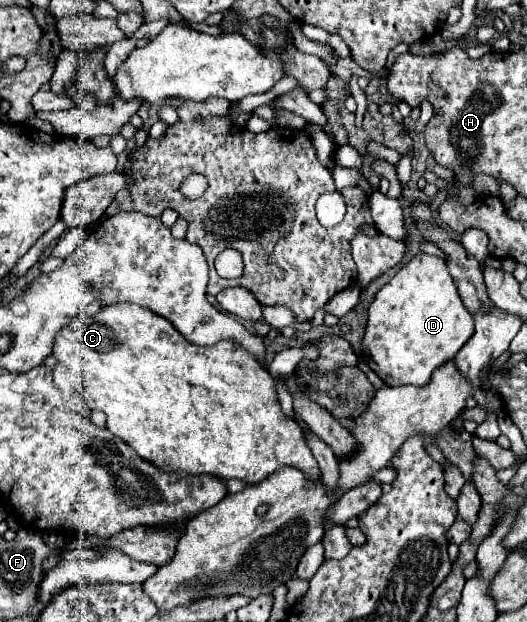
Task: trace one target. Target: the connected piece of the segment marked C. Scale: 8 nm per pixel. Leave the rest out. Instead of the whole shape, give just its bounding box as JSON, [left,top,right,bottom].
[53,302,322,486]

